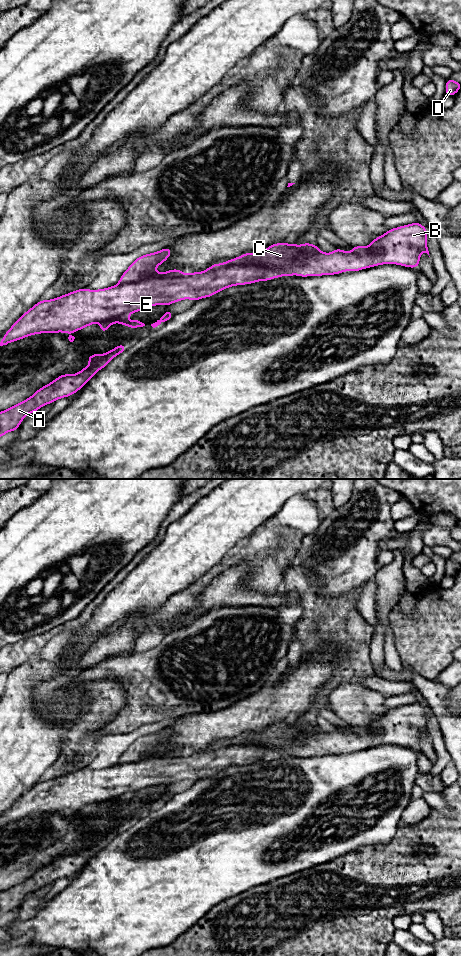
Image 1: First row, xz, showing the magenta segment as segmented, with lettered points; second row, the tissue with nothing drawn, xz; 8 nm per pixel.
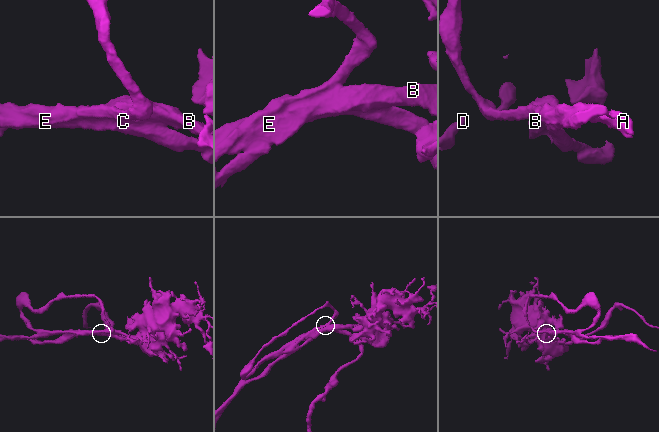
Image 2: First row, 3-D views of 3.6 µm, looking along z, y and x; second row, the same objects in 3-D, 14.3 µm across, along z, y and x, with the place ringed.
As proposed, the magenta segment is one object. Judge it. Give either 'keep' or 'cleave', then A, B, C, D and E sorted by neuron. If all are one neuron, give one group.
keep; A B C D E

